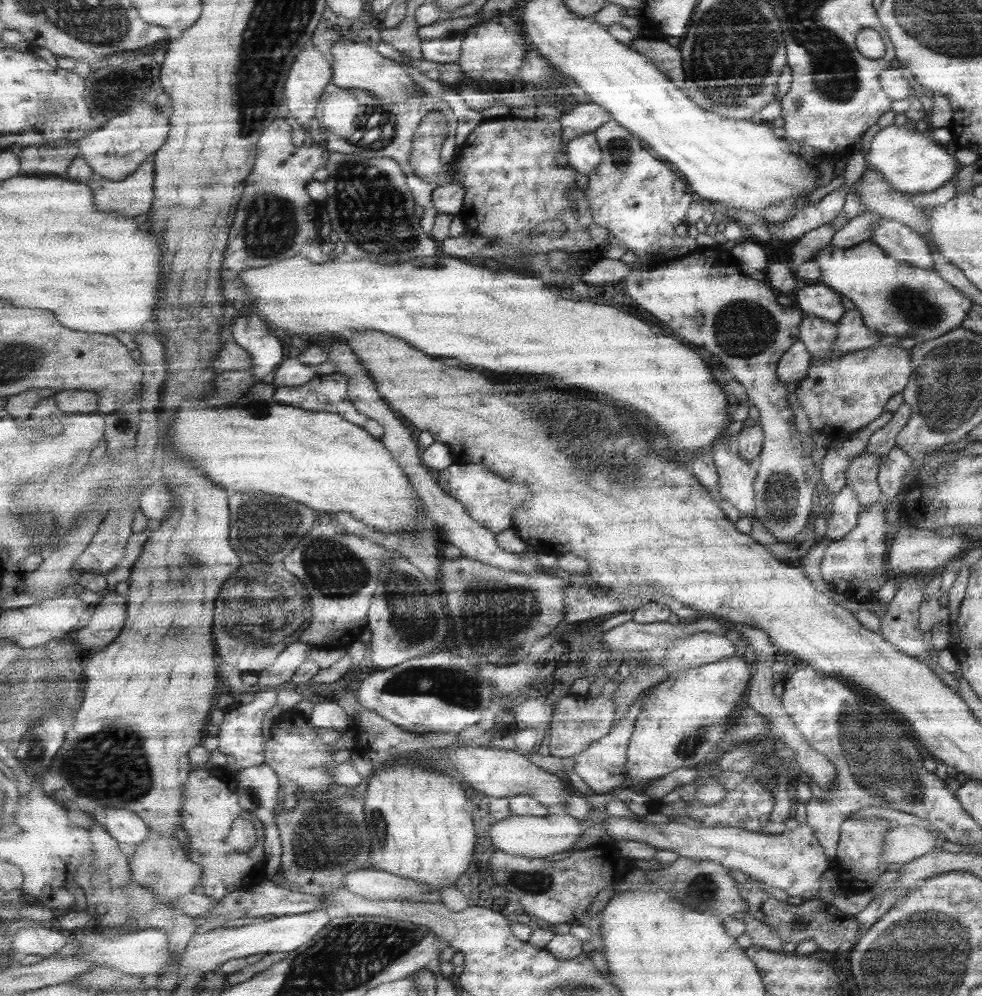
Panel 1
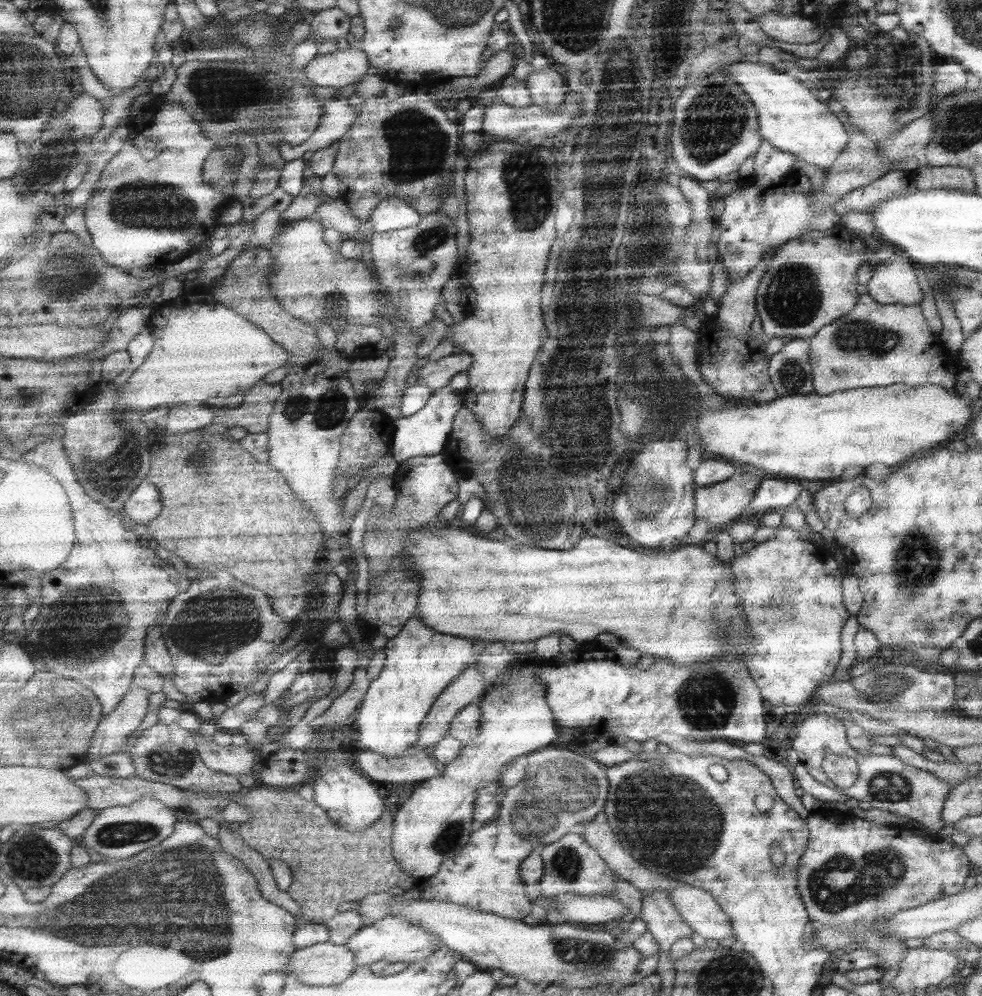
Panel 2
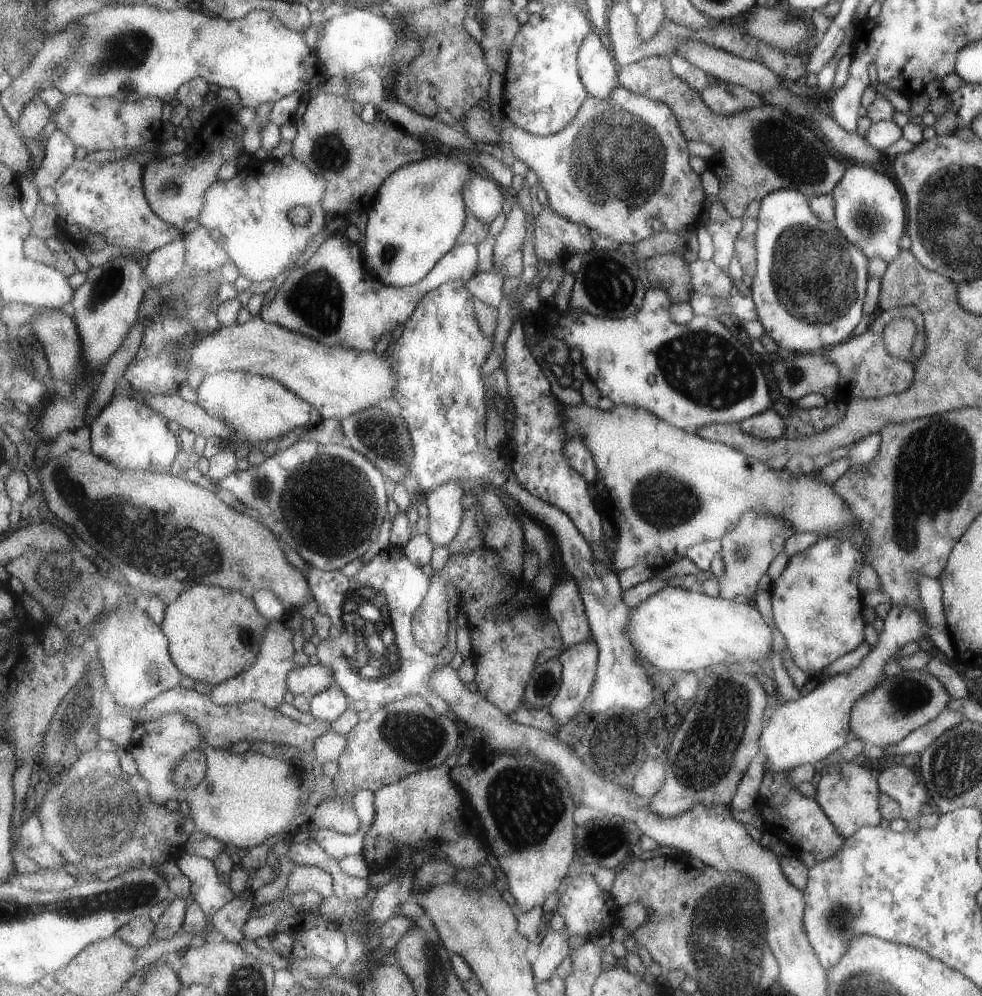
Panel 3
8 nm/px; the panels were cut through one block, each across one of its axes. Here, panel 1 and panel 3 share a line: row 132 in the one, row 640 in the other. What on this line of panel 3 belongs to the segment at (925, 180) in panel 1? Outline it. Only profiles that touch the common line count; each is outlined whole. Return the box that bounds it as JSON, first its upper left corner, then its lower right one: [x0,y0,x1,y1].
[759,606,927,774]

